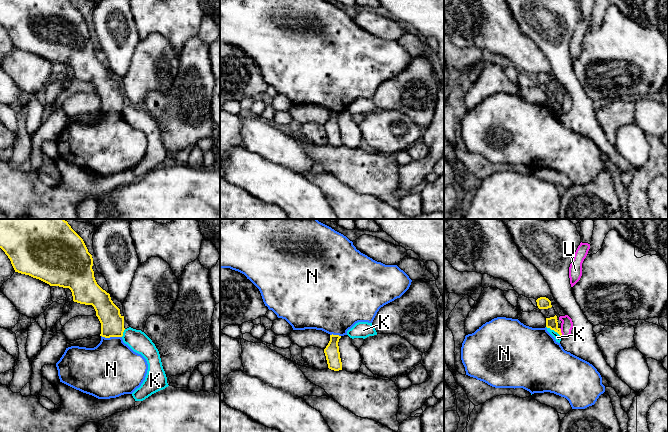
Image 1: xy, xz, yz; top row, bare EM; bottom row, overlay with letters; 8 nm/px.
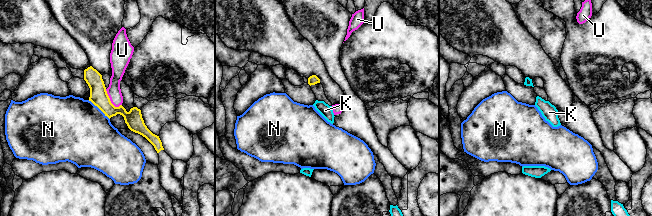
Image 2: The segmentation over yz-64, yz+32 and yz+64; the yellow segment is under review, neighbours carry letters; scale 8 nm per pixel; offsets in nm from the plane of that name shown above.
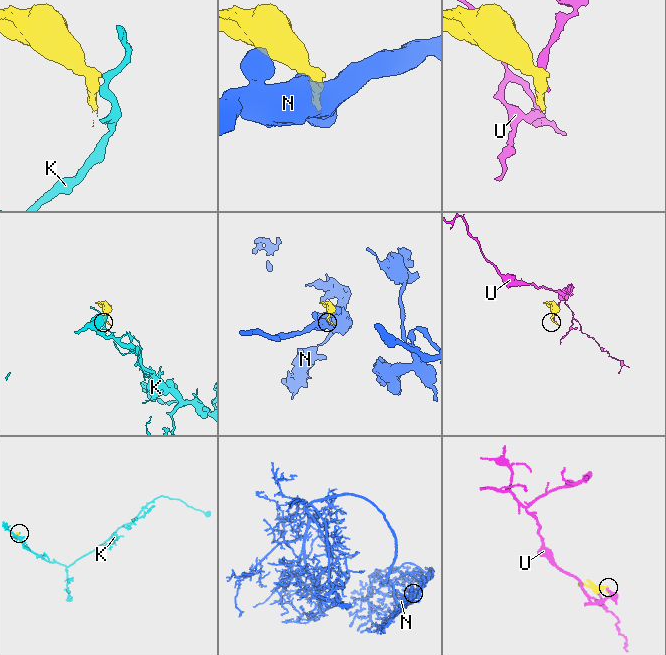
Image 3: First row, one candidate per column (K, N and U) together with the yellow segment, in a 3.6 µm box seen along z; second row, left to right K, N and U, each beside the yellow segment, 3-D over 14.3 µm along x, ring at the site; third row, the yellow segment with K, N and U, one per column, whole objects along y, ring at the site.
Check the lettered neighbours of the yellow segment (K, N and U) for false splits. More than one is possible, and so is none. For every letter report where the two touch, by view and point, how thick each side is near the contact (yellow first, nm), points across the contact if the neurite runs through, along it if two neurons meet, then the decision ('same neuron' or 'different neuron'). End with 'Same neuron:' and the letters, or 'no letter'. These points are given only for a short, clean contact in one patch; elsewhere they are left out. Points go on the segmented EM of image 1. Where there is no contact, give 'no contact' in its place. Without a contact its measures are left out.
K: meets yellow in yz at (554, 330); 90 nm thick on the yellow side, 50 nm on the other; border along yz (546, 326), (553, 329), (561, 337); different neuron
N: meets yellow in xy at (111, 336); 190 nm thick on the yellow side, 420 nm on the other; border along xy (101, 335), (105, 337), (121, 337); different neuron
U: meets yellow in yz at (560, 332); 90 nm thick on the yellow side, 100 nm on the other; border along yz (559, 328), (562, 336); different neuron
Same neuron: no letter

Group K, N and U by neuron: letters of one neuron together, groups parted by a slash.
K / N / U

